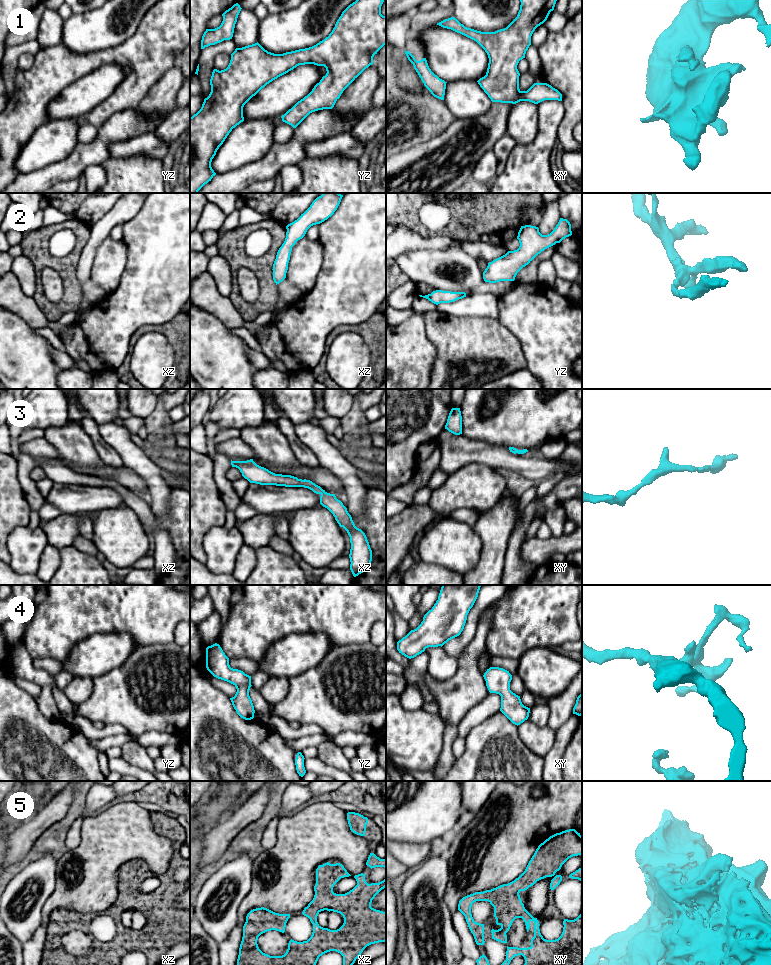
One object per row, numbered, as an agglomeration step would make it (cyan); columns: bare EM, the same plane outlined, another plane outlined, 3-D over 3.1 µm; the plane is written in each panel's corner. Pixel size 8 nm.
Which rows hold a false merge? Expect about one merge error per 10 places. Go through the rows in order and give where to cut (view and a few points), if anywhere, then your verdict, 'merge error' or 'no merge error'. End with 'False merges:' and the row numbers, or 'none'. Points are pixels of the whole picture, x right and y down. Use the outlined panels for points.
1: cut none; no merge error
2: cut none; no merge error
3: cut none; no merge error
4: cut none; no merge error
5: cut none; no merge error
False merges: none

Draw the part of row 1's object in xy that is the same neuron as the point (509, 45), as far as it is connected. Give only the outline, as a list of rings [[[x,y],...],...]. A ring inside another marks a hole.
[[[520,0],[517,17],[504,29],[481,32],[465,27],[455,17],[437,25],[476,41],[489,58],[486,75],[477,82],[492,102],[516,104],[544,100],[562,101],[562,94],[547,83],[534,83],[527,91],[519,89],[517,65],[525,58],[535,29],[543,24],[557,0]]]

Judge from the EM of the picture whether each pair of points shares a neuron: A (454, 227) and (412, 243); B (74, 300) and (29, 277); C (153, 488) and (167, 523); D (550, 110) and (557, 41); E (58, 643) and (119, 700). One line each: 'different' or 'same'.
A: different
B: different
C: different
D: different
E: different

